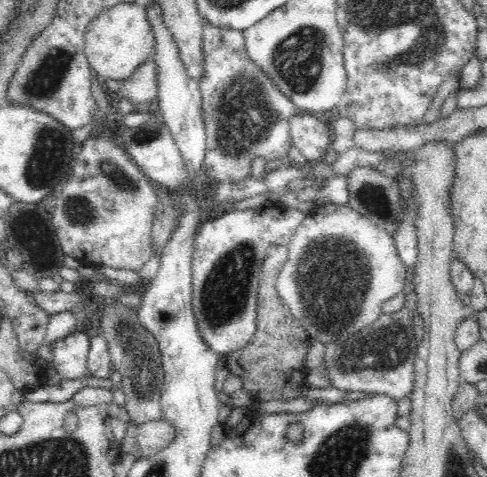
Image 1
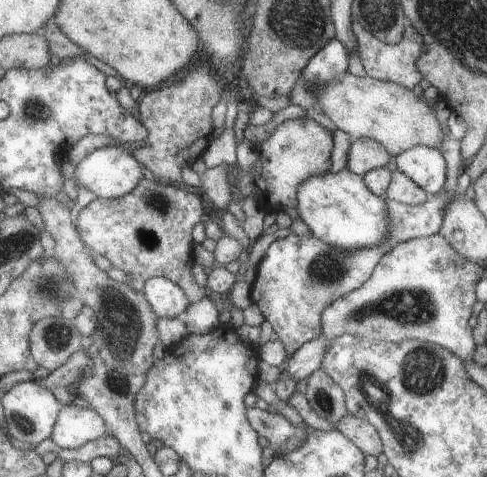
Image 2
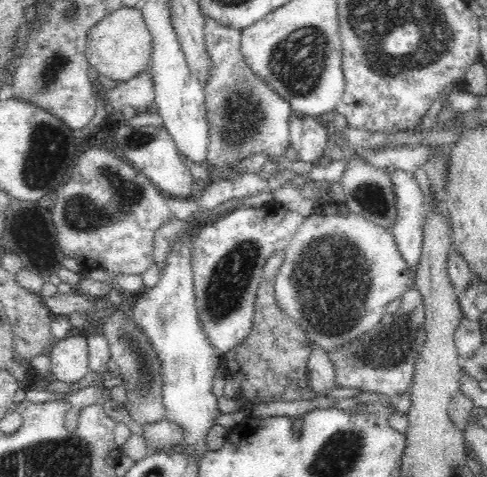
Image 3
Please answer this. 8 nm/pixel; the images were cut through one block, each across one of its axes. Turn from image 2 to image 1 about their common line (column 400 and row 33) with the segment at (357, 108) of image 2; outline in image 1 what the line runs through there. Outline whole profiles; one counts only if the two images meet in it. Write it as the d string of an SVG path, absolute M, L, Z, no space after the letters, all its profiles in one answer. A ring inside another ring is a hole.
M142 2L136 4L118 4L112 8L104 8L86 28L86 46L84 52L98 78L104 80L128 80L156 50L156 38L152 32L152 24L148 20L146 6Z

